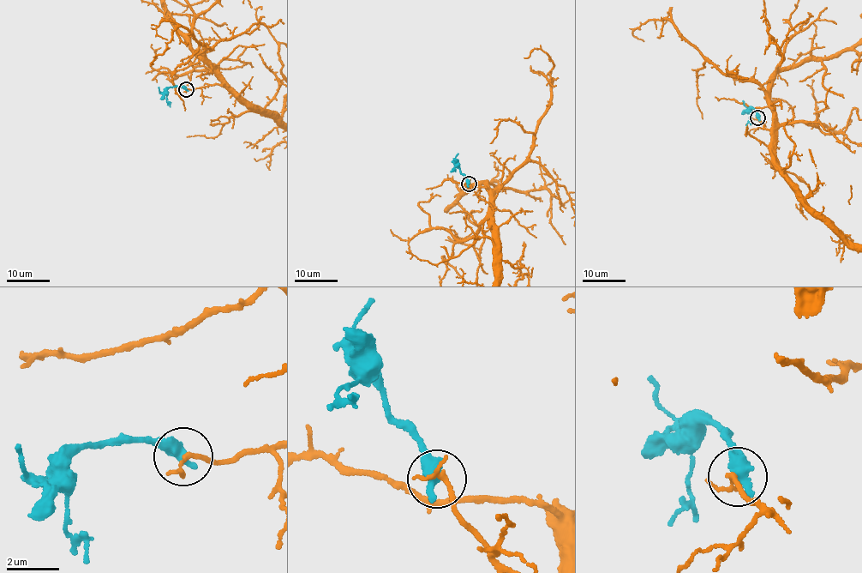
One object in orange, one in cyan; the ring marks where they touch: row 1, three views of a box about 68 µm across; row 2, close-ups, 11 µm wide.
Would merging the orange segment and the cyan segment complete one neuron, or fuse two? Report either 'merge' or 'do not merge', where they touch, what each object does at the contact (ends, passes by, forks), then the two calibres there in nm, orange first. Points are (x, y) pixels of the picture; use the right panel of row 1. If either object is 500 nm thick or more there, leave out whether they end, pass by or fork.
do not merge; place (757, 117); calibres 170 and 600 nm

